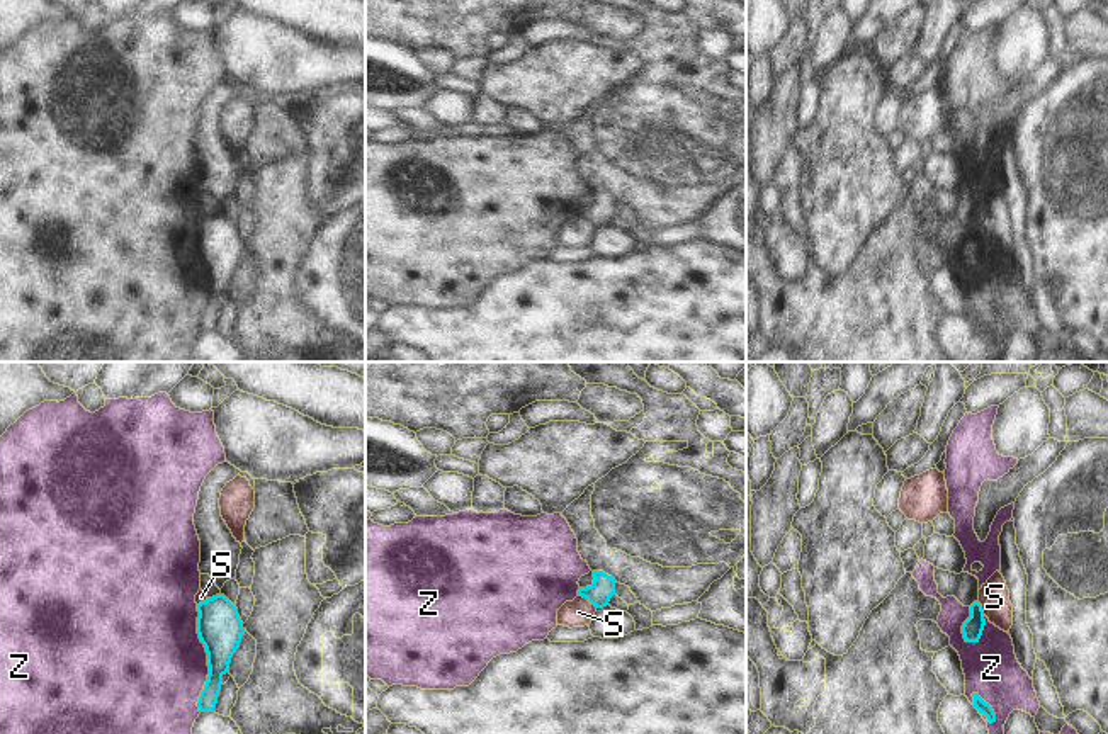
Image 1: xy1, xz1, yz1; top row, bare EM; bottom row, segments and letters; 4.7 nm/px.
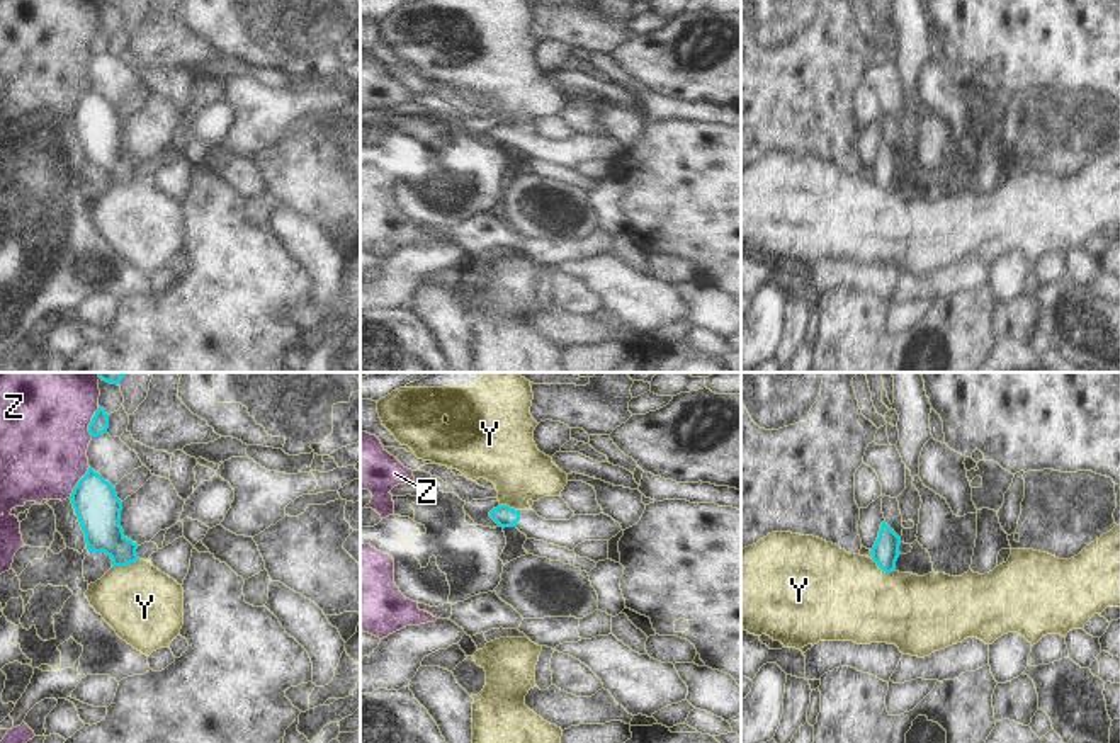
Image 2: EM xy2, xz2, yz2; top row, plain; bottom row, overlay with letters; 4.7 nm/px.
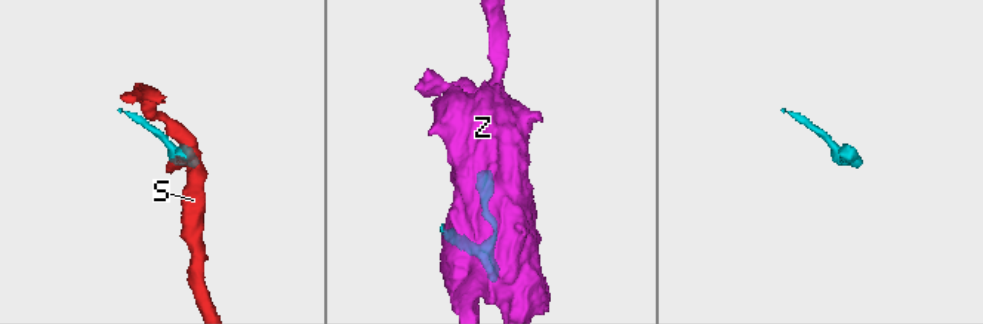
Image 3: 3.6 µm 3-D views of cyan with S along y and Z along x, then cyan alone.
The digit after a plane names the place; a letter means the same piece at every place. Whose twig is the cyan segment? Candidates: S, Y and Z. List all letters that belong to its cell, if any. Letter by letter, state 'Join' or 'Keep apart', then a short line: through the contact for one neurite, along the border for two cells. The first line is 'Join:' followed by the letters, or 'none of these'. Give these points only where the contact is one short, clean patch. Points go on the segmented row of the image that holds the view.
Join: none of these
S: Keep apart. Line: xz1 (578, 593), (597, 607)
Y: Keep apart. Line: xy2 (138, 558), (113, 568)
Z: Keep apart

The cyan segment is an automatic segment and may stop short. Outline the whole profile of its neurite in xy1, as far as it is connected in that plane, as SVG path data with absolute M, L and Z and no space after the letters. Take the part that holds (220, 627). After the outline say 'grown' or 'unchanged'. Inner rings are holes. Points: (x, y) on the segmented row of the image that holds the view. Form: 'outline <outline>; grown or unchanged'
outline M216 595L197 605L197 634L207 652L209 675L201 692L199 712L214 712L223 676L245 634L238 608L224 596Z; unchanged

